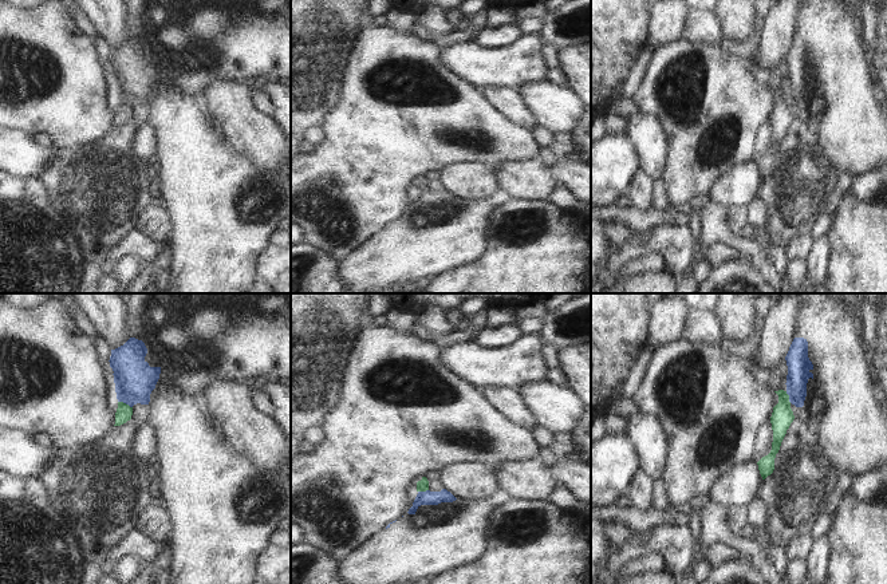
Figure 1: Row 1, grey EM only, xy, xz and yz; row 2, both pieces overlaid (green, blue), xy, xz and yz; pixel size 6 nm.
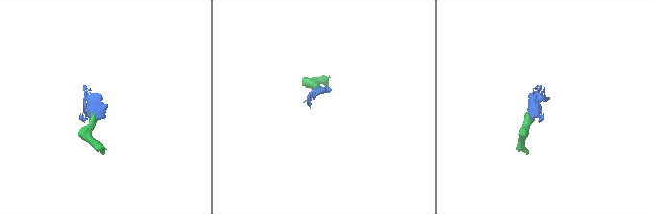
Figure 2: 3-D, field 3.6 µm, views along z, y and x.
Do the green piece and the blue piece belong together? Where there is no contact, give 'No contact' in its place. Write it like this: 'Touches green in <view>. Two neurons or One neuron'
Touches green in xy. Two neurons.

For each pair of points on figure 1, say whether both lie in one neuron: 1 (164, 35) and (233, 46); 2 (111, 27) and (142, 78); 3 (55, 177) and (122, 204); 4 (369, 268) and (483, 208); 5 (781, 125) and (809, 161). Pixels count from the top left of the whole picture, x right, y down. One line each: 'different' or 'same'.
1: same
2: different
3: same
4: same
5: different

